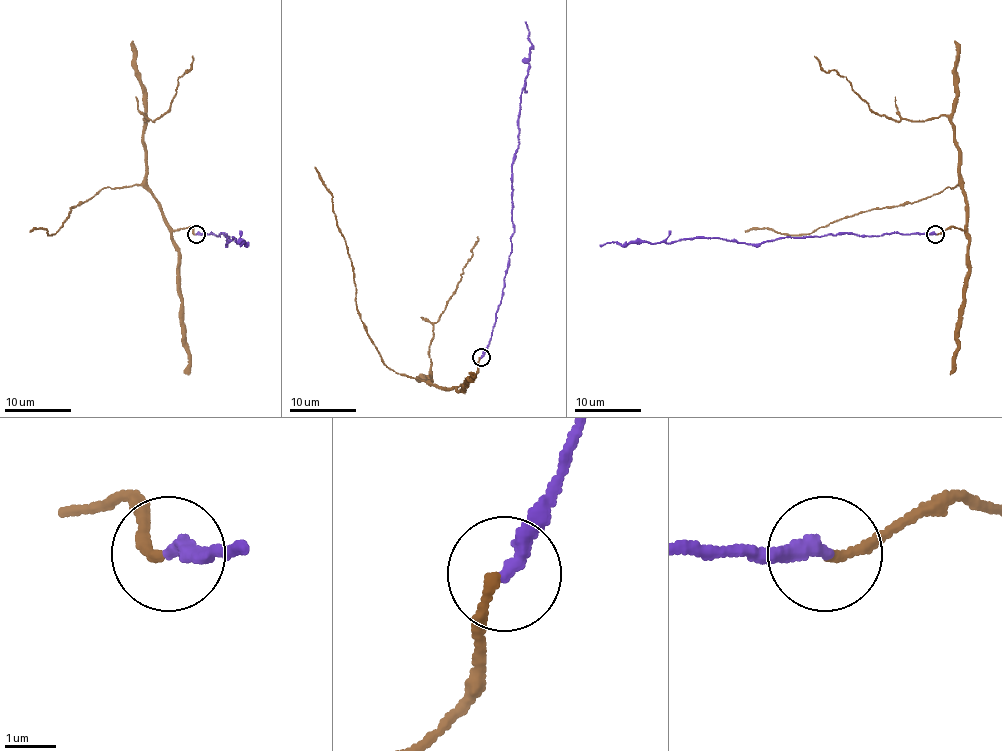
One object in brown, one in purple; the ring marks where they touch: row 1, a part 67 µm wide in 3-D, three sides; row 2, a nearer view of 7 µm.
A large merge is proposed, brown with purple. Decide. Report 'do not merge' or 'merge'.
merge

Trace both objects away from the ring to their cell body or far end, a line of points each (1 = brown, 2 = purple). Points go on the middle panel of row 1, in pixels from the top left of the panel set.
1: (480, 356), (478, 371), (458, 386), (438, 388), (388, 366), (360, 318), (353, 267), (332, 193), (315, 167)
2: (481, 356), (491, 336), (511, 250), (511, 167), (518, 147), (518, 112), (531, 45), (525, 22)

